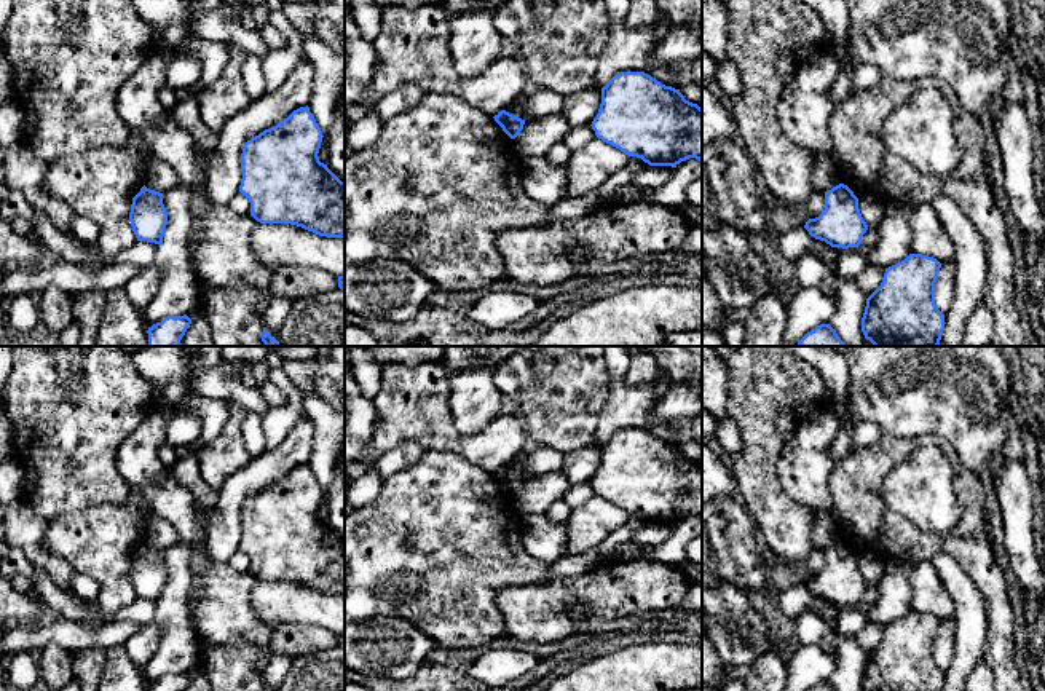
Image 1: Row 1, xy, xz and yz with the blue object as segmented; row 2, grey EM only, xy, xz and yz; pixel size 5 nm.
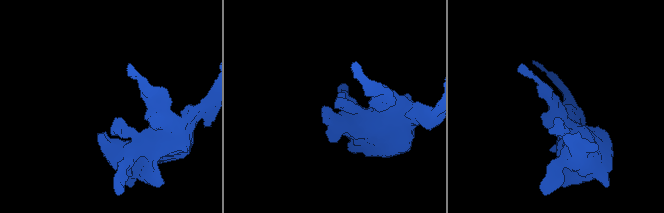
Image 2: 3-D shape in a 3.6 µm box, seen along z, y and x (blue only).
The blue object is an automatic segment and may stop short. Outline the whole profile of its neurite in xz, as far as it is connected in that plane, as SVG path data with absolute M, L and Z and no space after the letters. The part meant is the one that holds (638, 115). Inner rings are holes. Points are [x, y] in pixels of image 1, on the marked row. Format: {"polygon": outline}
{"polygon": "M645 72L616 73L601 88L601 104L590 126L598 139L649 166L676 168L689 158L702 161L702 109Z"}

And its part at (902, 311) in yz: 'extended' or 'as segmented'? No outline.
as segmented

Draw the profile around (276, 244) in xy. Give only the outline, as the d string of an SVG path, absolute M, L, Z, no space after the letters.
M257 222L250 239L258 260L270 268L292 265L345 276L345 236L327 238L290 223Z

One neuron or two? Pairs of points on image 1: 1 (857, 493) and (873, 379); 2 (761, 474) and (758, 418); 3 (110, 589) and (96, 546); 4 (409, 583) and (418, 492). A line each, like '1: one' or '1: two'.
1: two
2: one
3: one
4: one

